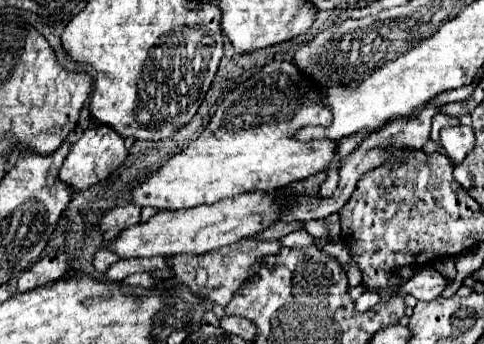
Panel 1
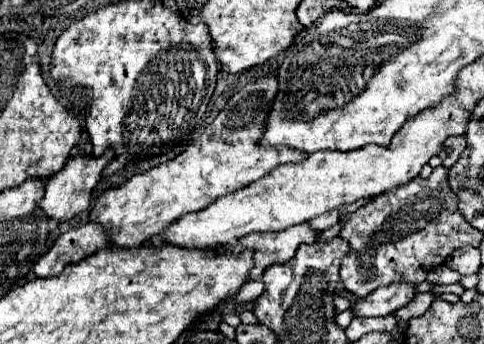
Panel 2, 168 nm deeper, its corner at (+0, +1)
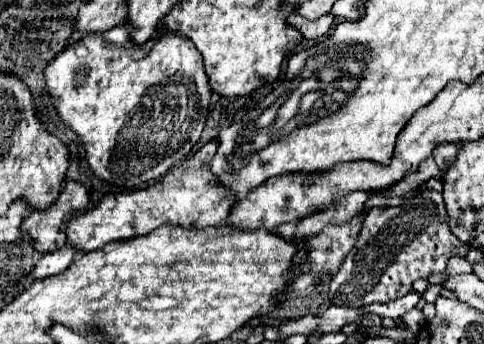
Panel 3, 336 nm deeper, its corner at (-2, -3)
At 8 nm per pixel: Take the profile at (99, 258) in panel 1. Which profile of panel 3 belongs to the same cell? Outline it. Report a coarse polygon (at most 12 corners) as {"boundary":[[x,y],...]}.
{"boundary":[[210,141],[166,181],[104,195],[68,219],[88,253],[164,223],[222,225],[232,199],[208,171]]}

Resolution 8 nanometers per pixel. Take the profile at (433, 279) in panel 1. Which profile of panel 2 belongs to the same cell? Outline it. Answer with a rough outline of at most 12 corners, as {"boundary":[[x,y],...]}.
{"boundary":[[392,283],[358,299],[358,317],[380,317],[416,297],[414,283]]}

